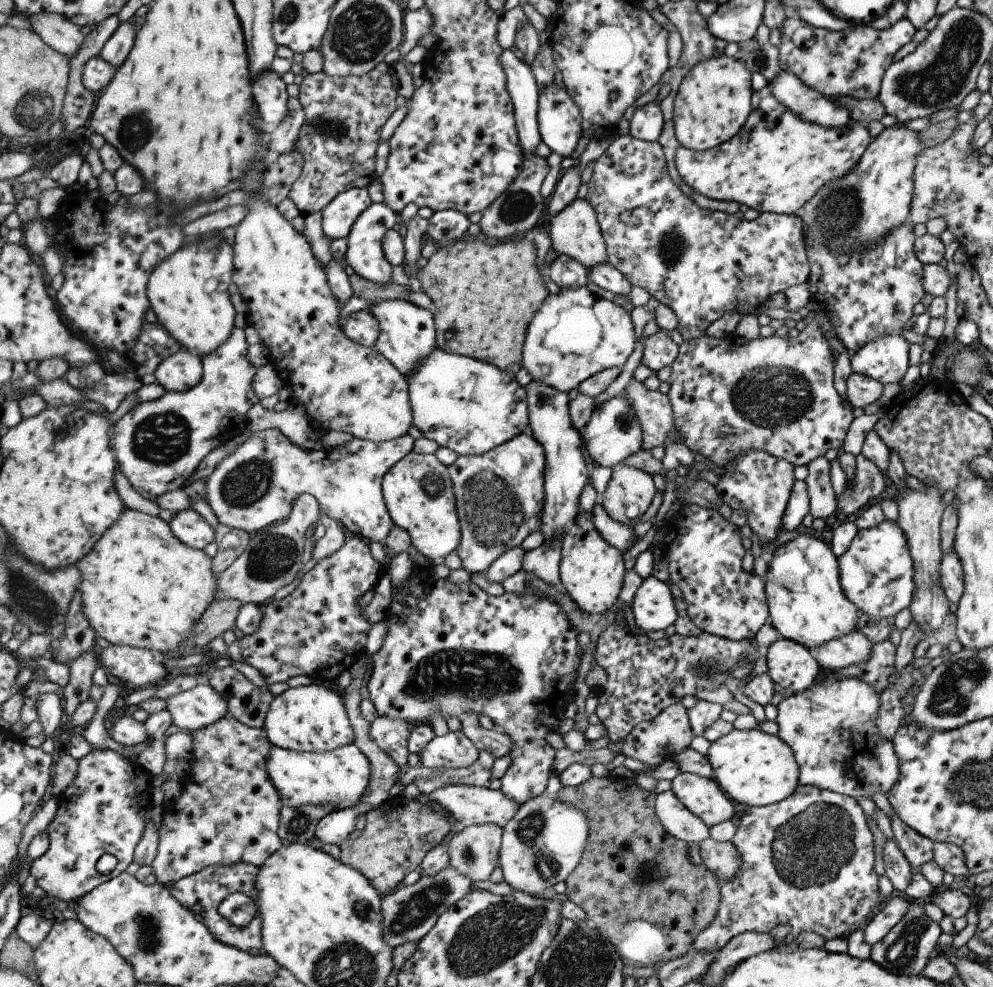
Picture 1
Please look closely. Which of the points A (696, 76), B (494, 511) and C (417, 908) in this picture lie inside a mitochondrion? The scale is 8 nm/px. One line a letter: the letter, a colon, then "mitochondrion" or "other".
A: other
B: mitochondrion
C: mitochondrion

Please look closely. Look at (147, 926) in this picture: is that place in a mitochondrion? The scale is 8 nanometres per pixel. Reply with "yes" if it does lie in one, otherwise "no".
yes

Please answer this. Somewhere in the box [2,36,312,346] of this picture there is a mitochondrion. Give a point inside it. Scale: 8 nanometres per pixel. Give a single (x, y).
(33, 108)

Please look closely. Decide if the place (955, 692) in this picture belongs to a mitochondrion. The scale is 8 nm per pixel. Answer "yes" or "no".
yes

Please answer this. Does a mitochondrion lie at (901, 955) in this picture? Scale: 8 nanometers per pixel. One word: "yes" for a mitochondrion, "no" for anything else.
yes

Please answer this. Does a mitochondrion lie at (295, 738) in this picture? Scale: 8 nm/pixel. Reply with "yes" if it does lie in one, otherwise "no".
no

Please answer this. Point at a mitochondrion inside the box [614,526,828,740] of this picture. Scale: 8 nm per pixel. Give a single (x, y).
(710, 666)

